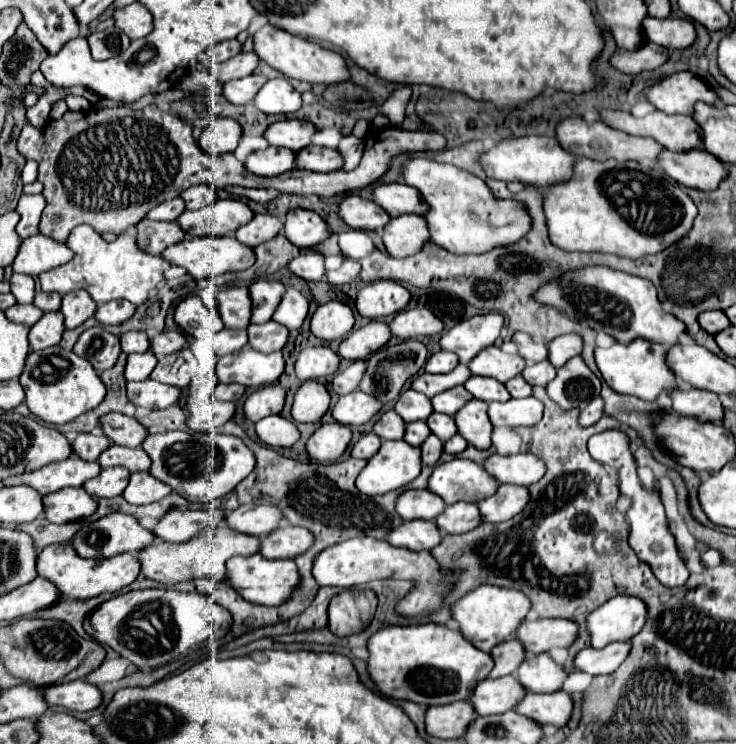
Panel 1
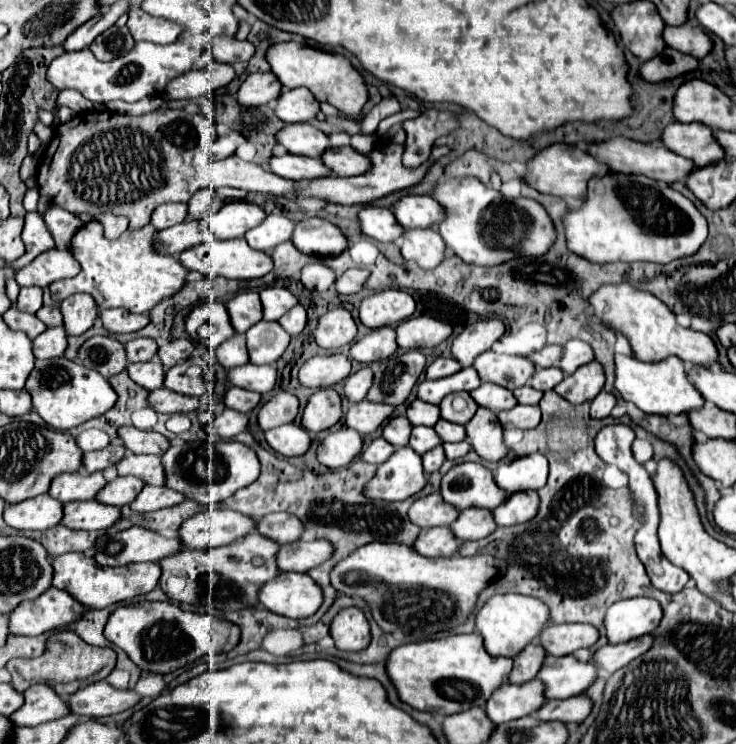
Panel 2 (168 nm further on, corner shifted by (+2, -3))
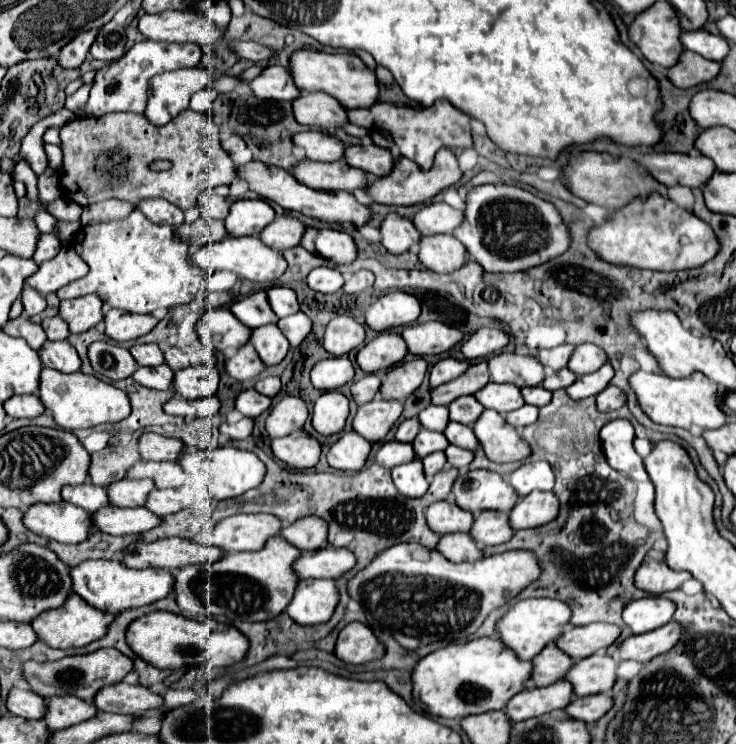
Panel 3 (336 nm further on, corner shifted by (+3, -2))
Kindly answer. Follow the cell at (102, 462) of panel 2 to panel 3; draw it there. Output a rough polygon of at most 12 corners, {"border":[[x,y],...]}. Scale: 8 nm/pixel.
{"border":[[136,448],[90,456],[88,478],[98,486],[122,480],[140,460]]}

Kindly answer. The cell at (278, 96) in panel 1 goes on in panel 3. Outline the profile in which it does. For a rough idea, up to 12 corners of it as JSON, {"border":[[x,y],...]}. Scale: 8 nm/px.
{"border":[[302,92],[292,102],[296,122],[330,132],[348,120],[324,92]]}

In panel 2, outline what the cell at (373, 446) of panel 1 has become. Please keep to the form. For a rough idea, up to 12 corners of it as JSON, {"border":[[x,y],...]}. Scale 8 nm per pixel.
{"border":[[383,437],[363,451],[361,459],[379,465],[395,447]]}

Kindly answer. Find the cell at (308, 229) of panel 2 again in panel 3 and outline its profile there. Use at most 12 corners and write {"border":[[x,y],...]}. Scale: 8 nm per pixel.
{"border":[[308,228],[300,246],[336,264],[356,258],[342,230]]}

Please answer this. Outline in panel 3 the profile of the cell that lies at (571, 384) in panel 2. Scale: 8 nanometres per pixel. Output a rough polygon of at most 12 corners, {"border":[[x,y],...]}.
{"border":[[610,362],[566,388],[572,400],[596,396],[608,386]]}

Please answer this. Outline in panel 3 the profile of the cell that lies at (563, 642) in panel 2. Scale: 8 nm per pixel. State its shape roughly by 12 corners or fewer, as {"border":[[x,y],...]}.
{"border":[[612,624],[570,626],[556,646],[572,660],[606,650],[620,636]]}

